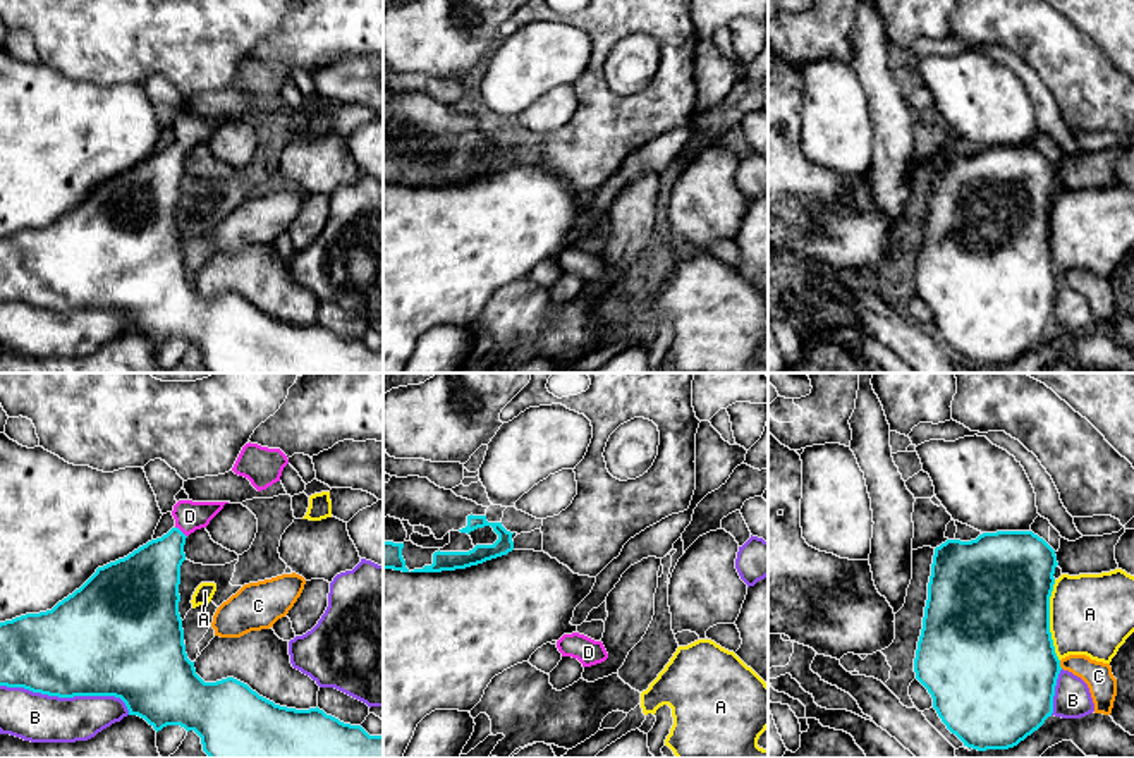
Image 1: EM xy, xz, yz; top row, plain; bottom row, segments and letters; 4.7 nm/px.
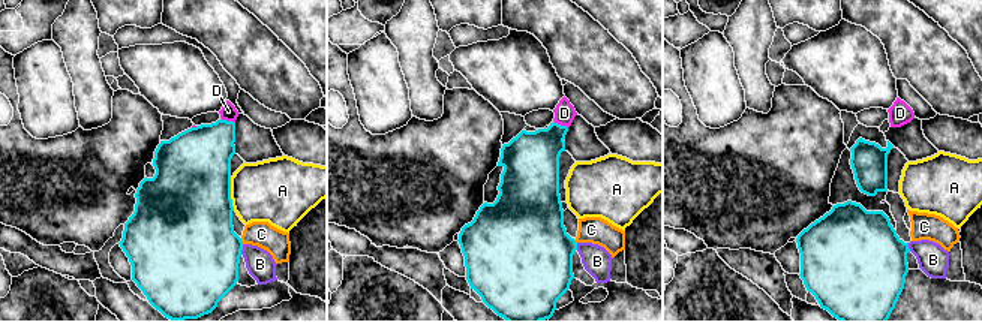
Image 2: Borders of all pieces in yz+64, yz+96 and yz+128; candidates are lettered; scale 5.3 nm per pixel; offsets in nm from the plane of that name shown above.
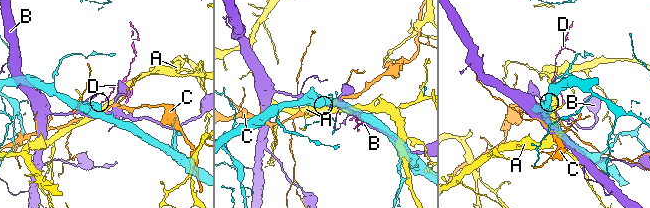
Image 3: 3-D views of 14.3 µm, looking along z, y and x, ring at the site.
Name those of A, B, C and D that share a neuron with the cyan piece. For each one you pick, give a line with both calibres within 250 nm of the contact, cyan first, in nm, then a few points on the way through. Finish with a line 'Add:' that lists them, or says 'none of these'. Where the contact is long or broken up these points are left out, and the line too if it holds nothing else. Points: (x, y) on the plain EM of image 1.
D: calibres 280 and 140 nm; way xy (150, 189), (181, 146), (189, 131)
Add: D

